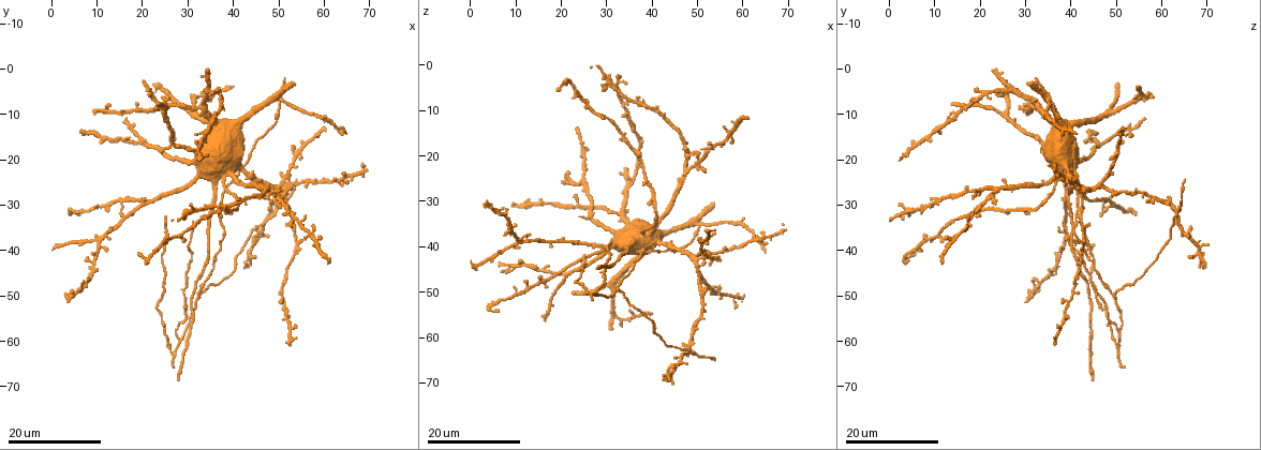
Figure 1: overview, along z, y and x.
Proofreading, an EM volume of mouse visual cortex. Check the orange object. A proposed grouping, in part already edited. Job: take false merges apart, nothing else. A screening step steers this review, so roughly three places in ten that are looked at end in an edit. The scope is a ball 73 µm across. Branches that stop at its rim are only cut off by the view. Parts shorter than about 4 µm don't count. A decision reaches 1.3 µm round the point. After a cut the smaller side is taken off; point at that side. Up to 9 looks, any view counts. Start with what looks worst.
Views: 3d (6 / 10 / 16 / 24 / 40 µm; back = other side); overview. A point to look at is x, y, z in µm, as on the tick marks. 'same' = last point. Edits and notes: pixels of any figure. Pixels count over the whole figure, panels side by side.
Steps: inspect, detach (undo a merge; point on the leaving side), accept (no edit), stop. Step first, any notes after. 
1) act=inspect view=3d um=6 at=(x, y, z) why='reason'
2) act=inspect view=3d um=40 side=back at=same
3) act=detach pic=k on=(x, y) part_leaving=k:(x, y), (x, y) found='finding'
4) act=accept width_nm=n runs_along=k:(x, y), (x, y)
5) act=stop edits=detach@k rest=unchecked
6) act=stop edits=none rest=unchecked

act=inspect view=3d um=24 at=(28.0, 59.5, 50.5) why='three arms meet'

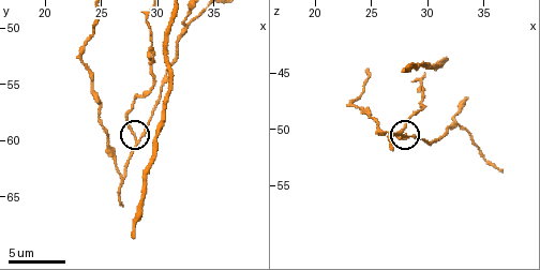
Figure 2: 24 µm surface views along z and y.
act=inspect view=3d um=6 at=(28.2, 59.8, 50.6)

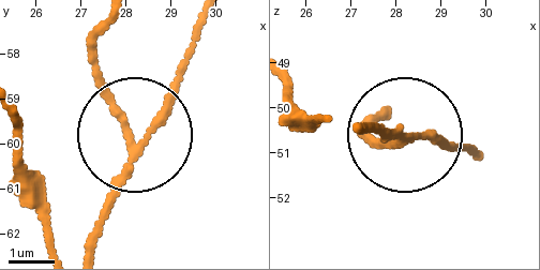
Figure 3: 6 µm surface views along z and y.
act=detach pic=3 on=(101, 85) width_nm=150 found='two neurons meet here'

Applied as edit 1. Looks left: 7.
act=inspect view=3d um=6 at=(32.4, 49.8, 49.2) why='two arms in line, one across'

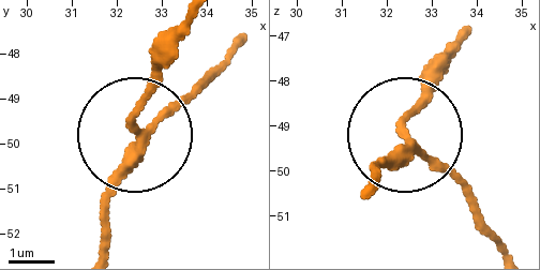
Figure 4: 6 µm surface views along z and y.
act=accept side_arm_um=51 runs_along=4:(241, 44), (137, 132), (156, 51) found='all the same neuron'

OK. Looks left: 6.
act=inspect view=3d um=24 at=(51.0, 6.5, 35.0) why='four-way junction'

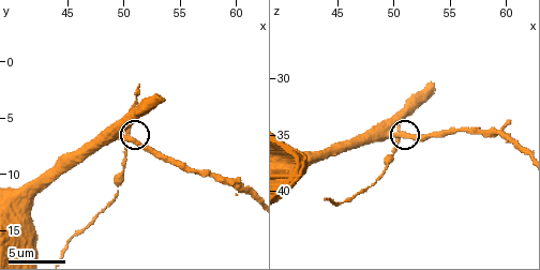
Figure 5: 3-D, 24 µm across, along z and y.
act=inspect view=3d um=6 at=same

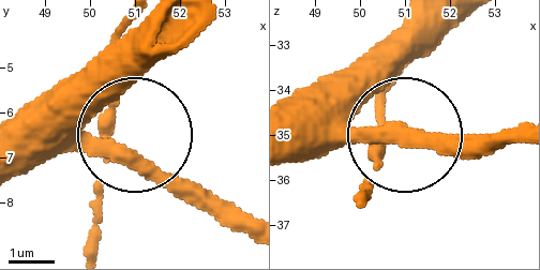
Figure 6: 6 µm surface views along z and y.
act=inspect view=3d um=6 side=back at=(50.40, 6.45, 35.25)

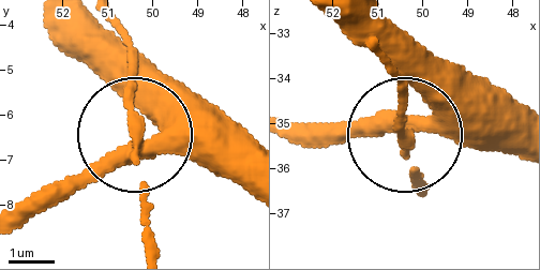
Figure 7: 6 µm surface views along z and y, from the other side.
act=accept arms=4 found='all the same neuron'

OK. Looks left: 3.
act=inspect view=3d um=24 at=(11.0, 37.5, 39.0) why='small branch off a trunk'

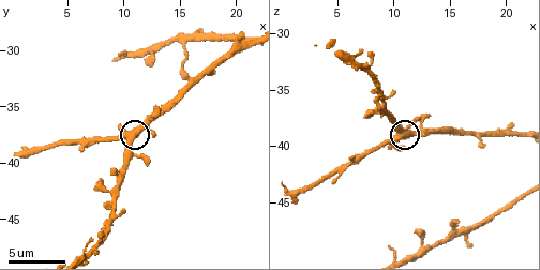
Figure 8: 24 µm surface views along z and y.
act=inspect view=3d um=10 at=(10.6, 37.6, 39.0)

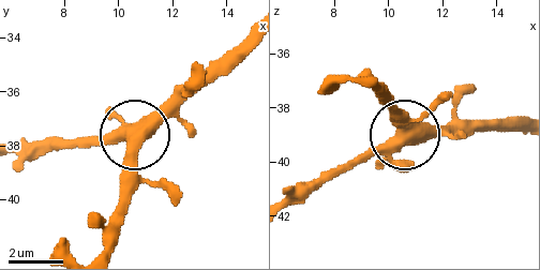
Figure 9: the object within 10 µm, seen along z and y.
act=accept side_arm_um=13 runs_along=9:(515, 131), (419, 129), (385, 140), (353, 168) found='continuous, no second neuron'

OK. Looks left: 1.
act=stop edits=detach@3 rest=unchecked

